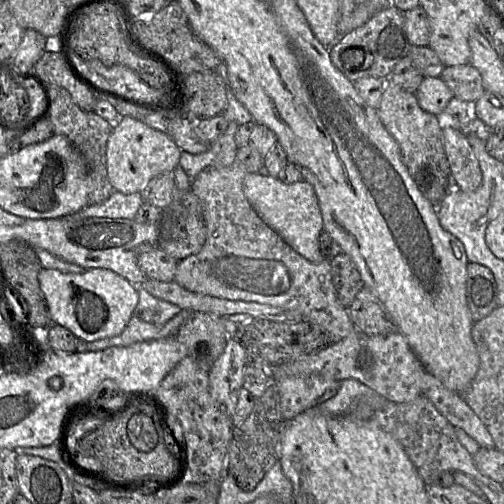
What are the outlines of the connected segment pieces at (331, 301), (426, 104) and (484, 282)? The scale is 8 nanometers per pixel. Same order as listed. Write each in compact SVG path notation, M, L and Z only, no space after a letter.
M235 162L221 168L207 167L192 179L190 190L199 198L203 207L206 241L198 253L177 262L174 281L197 293L299 311L304 316L303 322L317 324L328 332L331 344L359 332L347 308L337 299L332 283L330 260L327 258L318 263L310 262L262 220L243 191L243 182L247 174L247 170Z
M424 77L416 91L416 98L422 110L435 116L441 116L450 100L452 91L441 77Z
M468 263L467 266L467 305L474 322L498 308L497 286L493 273L477 263Z

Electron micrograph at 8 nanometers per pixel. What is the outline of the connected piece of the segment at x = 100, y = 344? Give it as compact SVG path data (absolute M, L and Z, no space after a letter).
M138 288L138 294L138 304L123 332L117 336L88 342L88 351L101 351L113 346L126 347L137 342L160 339L161 327L182 310L173 303L154 297L143 288Z

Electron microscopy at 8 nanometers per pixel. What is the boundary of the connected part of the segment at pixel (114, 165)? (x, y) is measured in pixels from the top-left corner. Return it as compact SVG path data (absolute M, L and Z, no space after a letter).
M120 117L106 145L106 168L114 191L123 194L139 193L155 176L172 173L179 166L182 150L163 132L153 129L132 117Z

